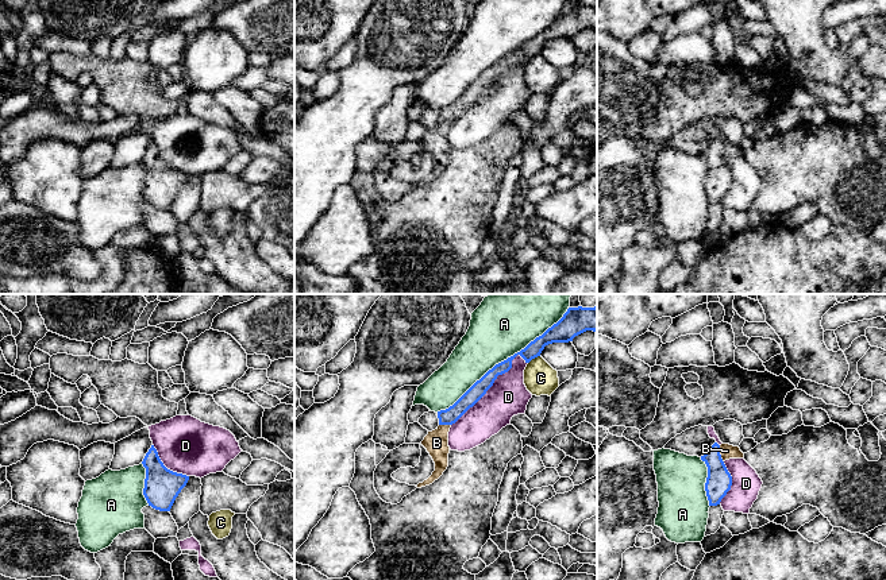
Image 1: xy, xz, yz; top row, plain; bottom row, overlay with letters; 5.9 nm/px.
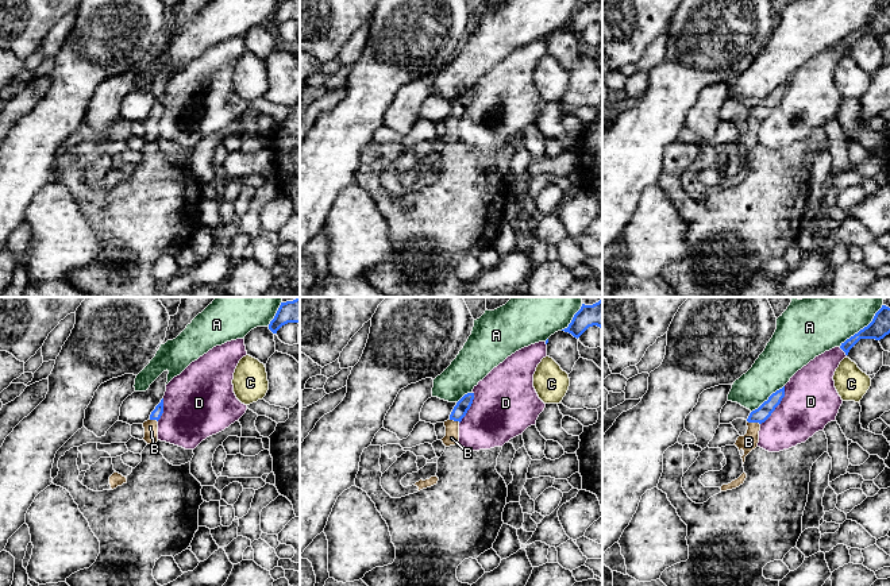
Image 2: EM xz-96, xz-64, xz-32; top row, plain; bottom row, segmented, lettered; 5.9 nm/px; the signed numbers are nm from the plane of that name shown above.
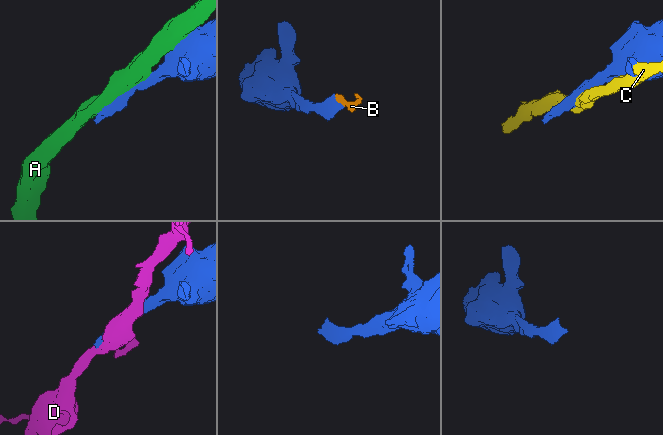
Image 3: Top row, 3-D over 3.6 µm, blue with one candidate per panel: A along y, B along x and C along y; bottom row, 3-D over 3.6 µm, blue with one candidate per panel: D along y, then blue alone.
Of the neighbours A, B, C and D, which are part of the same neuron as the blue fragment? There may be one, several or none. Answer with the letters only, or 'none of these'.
B

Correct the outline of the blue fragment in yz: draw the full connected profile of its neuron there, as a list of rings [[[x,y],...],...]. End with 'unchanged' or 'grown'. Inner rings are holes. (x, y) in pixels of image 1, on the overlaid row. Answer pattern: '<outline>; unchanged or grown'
[[[714,442],[712,448],[701,456],[701,460],[708,467],[708,477],[705,491],[709,506],[720,504],[721,499],[727,495],[732,486],[732,476],[728,472],[724,461],[729,459],[743,459],[744,453],[739,446],[729,444],[719,445]]]; grown

